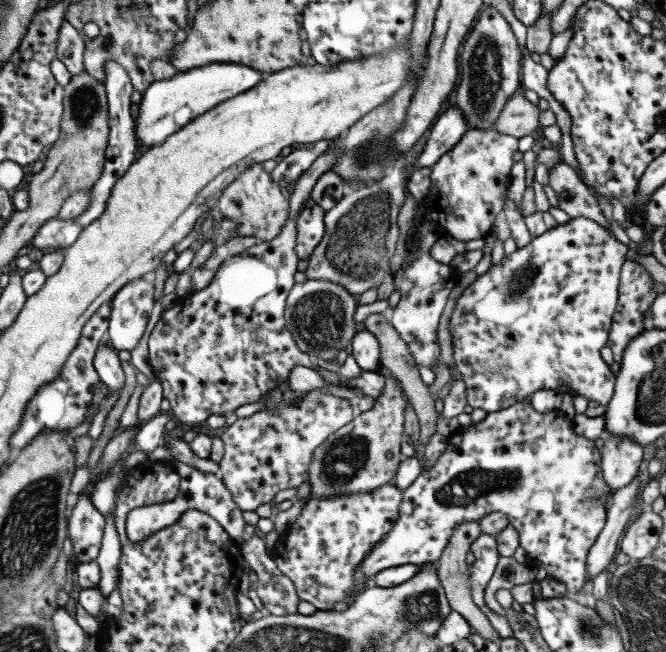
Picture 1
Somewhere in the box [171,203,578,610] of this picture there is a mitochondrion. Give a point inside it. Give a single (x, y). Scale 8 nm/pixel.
(319, 318)

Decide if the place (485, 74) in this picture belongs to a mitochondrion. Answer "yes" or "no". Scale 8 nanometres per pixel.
yes

